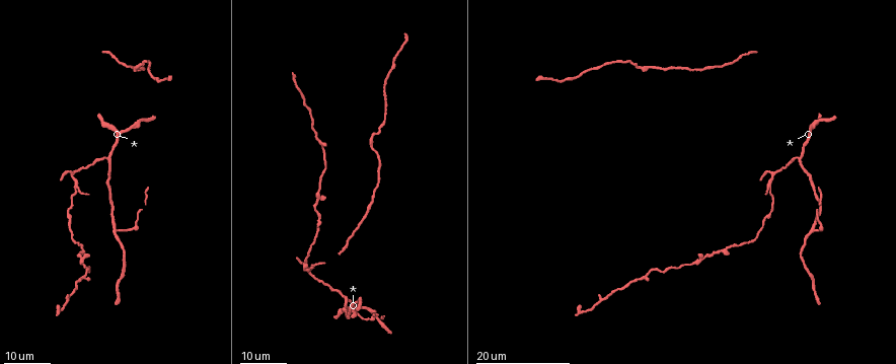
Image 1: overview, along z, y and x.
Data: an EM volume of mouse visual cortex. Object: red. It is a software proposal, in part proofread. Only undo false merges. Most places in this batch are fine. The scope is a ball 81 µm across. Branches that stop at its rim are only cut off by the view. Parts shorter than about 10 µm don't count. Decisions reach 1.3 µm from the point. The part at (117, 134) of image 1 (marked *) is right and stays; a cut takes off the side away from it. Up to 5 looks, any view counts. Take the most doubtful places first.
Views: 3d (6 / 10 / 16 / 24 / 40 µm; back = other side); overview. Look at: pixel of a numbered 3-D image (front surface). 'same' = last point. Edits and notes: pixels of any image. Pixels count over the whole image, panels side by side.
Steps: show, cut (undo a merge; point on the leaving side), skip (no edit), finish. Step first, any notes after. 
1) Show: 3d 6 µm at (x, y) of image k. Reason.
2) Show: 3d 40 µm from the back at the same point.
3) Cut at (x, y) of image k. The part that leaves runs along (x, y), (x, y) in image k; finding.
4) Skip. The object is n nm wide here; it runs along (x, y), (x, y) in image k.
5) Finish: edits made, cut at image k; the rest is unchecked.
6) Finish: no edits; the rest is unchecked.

Show: 3d 16 µm at (74, 185) of image 1. Three-way junction.

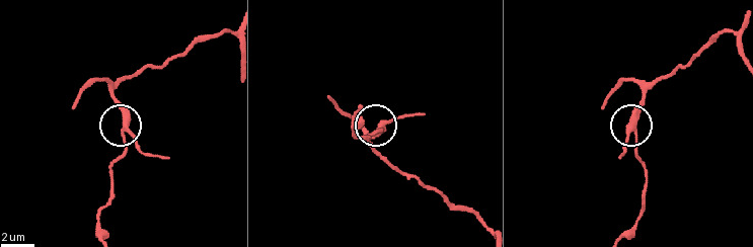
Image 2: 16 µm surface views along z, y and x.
Show: 3d 10 µm at (125, 129) of image 2. Zoom in.

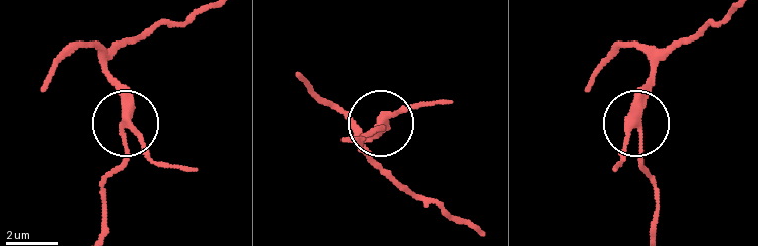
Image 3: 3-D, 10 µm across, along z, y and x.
Show: 3d 6 µm at (126, 123) of image 3.

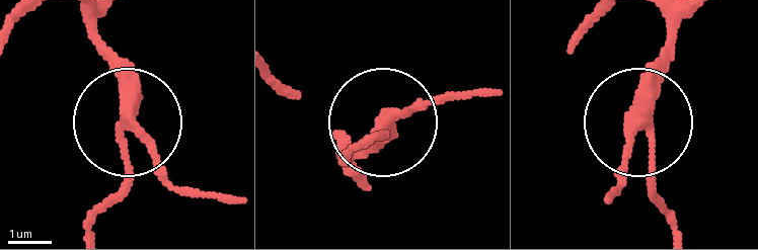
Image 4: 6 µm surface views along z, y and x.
Skip. 3 arms meet here; one neuron here.

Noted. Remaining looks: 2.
Show: 3d 24 µm at (703, 257) of image 1.

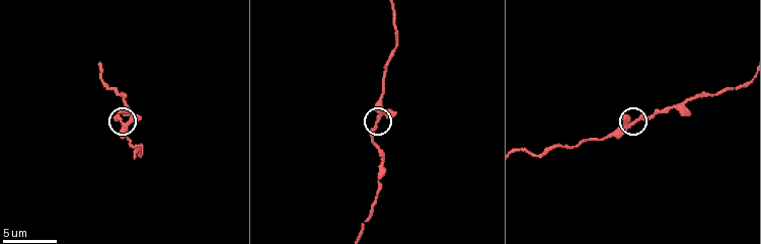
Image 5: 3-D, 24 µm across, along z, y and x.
Show: 3d 10 µm at (632, 123) of image 5. Closer look.

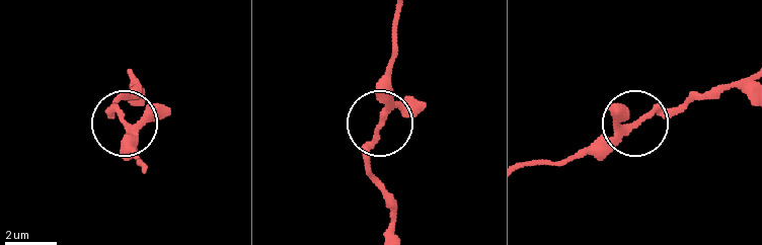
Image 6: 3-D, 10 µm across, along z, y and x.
Skip. It runs along (740, 80), (649, 114), (586, 156) in image 6; all the same neuron.

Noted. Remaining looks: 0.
Finish: no edits; the rest is unchecked.

